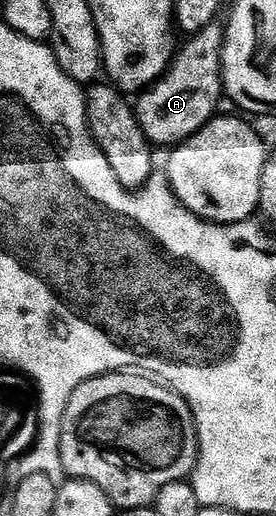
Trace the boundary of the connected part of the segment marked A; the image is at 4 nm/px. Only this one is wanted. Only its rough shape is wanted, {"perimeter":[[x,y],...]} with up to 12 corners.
{"perimeter":[[210,22],[139,94],[151,144],[175,146],[217,114],[225,28]]}

